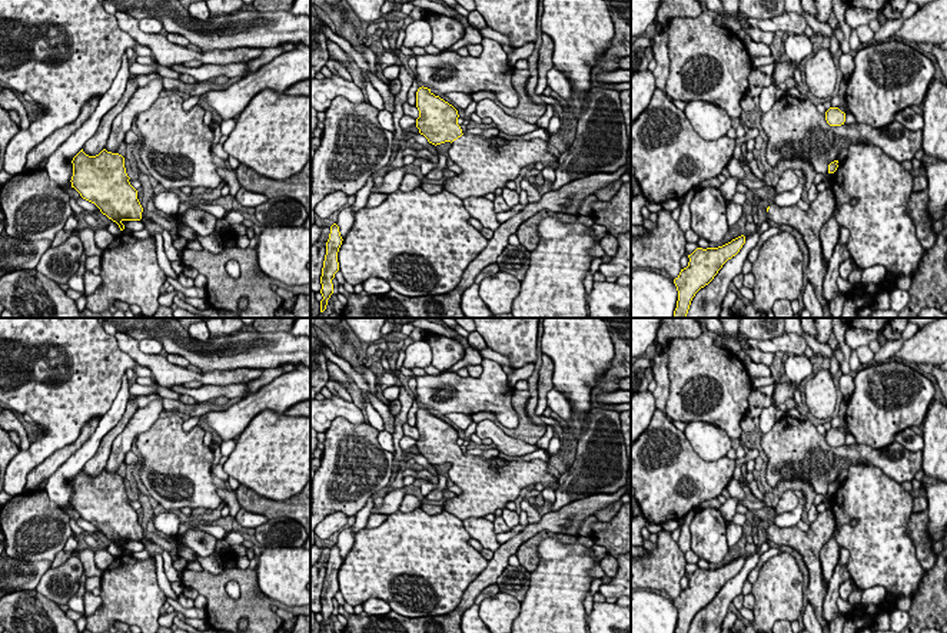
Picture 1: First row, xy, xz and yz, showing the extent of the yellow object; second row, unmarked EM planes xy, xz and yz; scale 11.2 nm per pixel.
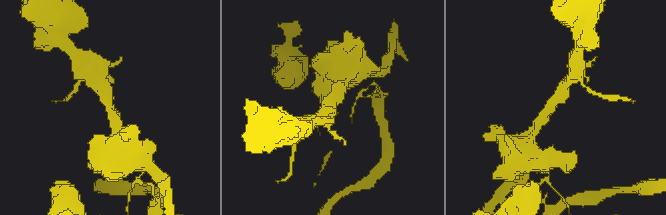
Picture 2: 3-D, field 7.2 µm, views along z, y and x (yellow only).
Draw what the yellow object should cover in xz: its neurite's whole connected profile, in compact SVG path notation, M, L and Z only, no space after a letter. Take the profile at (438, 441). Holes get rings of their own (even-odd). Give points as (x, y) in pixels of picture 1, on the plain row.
M428 408L418 410L416 428L419 454L435 467L451 464L448 477L462 493L445 500L443 510L462 521L504 510L528 485L541 483L554 491L558 488L558 478L548 471L546 461L505 461L499 457L485 460L463 454L458 445L458 431Z

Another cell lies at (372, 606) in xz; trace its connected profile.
M368 599L365 603L362 603L362 606L363 612L372 616L381 616L392 612L389 603L382 599Z

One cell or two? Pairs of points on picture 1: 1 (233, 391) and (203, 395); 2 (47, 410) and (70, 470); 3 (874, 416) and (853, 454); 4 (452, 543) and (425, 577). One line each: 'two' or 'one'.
1: one
2: two
3: two
4: one

